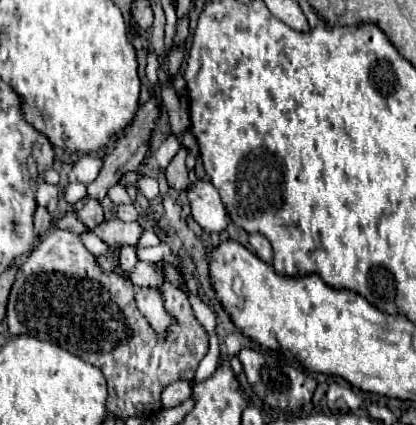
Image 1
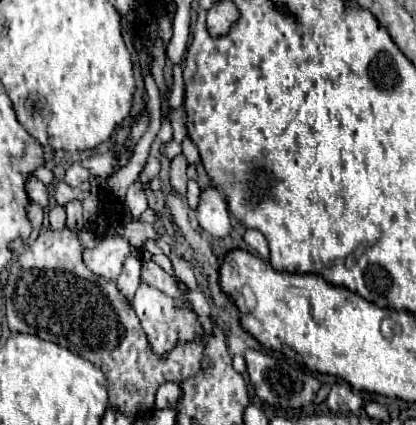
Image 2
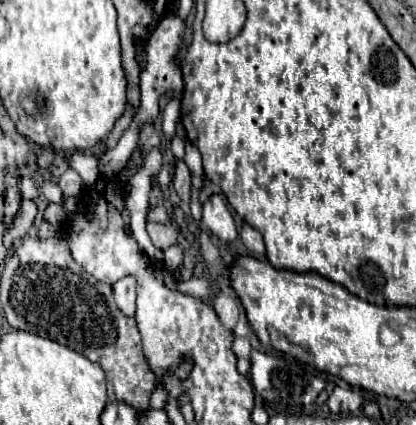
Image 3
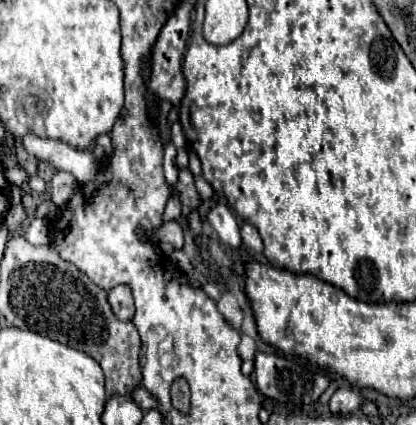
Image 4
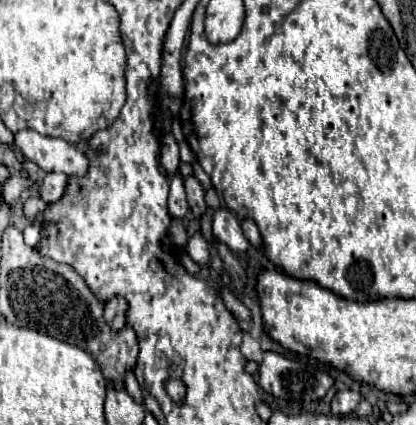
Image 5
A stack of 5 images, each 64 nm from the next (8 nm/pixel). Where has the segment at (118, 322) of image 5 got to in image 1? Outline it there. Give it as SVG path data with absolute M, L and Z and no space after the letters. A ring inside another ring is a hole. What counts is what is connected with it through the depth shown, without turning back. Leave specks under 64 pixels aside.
M122 246L120 248L120 264L124 268L124 272L130 272L136 264L136 248L134 246Z

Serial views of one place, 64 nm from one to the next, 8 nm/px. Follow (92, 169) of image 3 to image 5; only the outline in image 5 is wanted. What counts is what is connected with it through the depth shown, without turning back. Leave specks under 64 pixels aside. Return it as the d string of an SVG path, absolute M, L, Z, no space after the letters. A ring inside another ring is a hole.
M22 130L16 134L16 146L28 160L36 162L46 172L64 172L68 176L84 176L88 172L86 154L62 138Z

